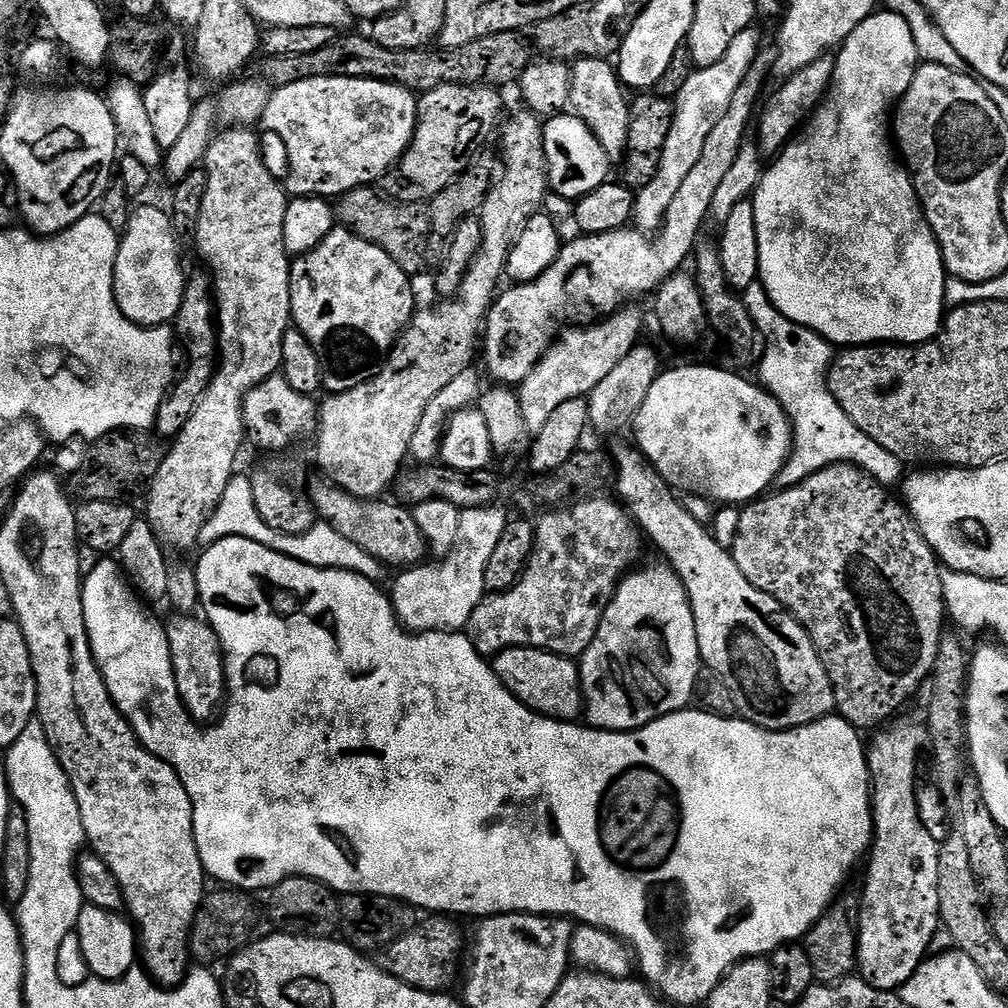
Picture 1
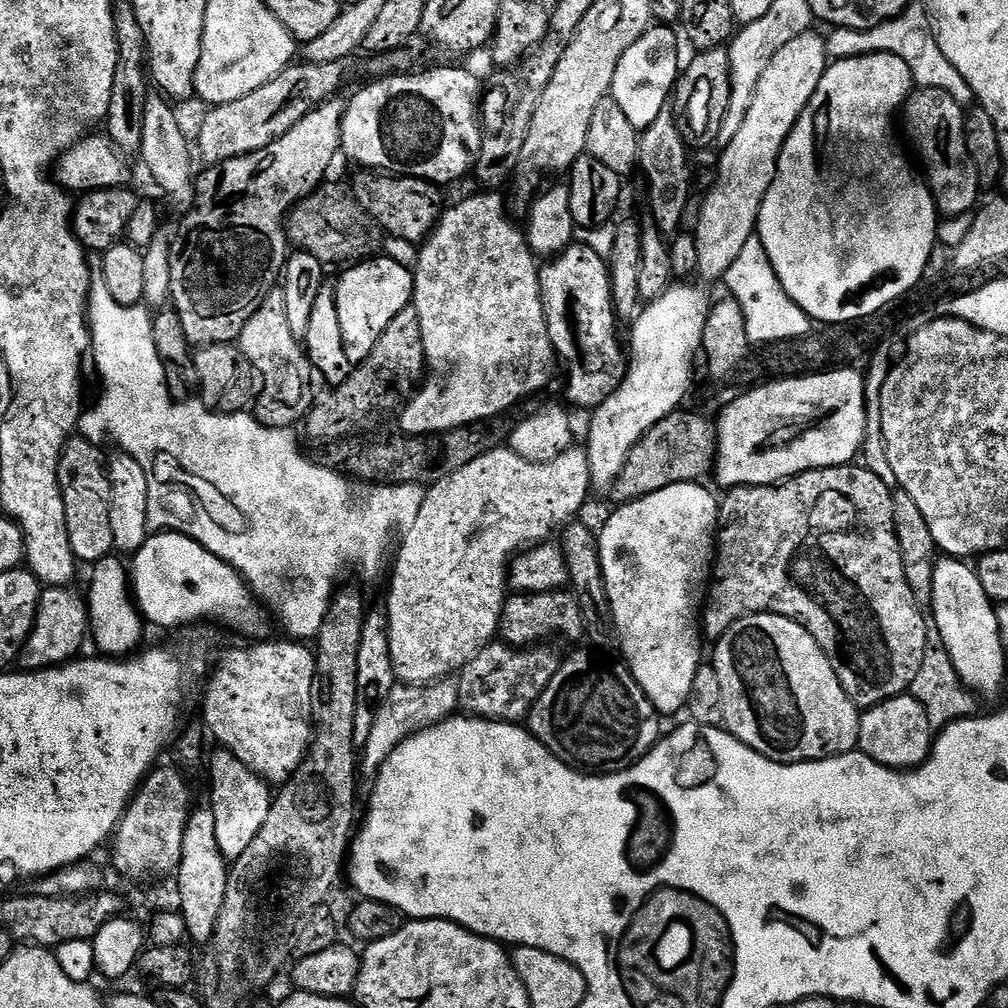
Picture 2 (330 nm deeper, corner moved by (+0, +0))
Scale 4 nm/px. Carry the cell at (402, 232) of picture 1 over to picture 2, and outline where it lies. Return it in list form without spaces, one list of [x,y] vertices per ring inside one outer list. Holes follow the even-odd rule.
[[[331,182],[317,188],[287,213],[286,231],[289,241],[299,251],[314,254],[325,266],[332,266],[339,260],[363,262],[375,257],[381,251],[380,243],[386,240],[376,219],[356,201],[351,191],[347,187],[335,188]]]

